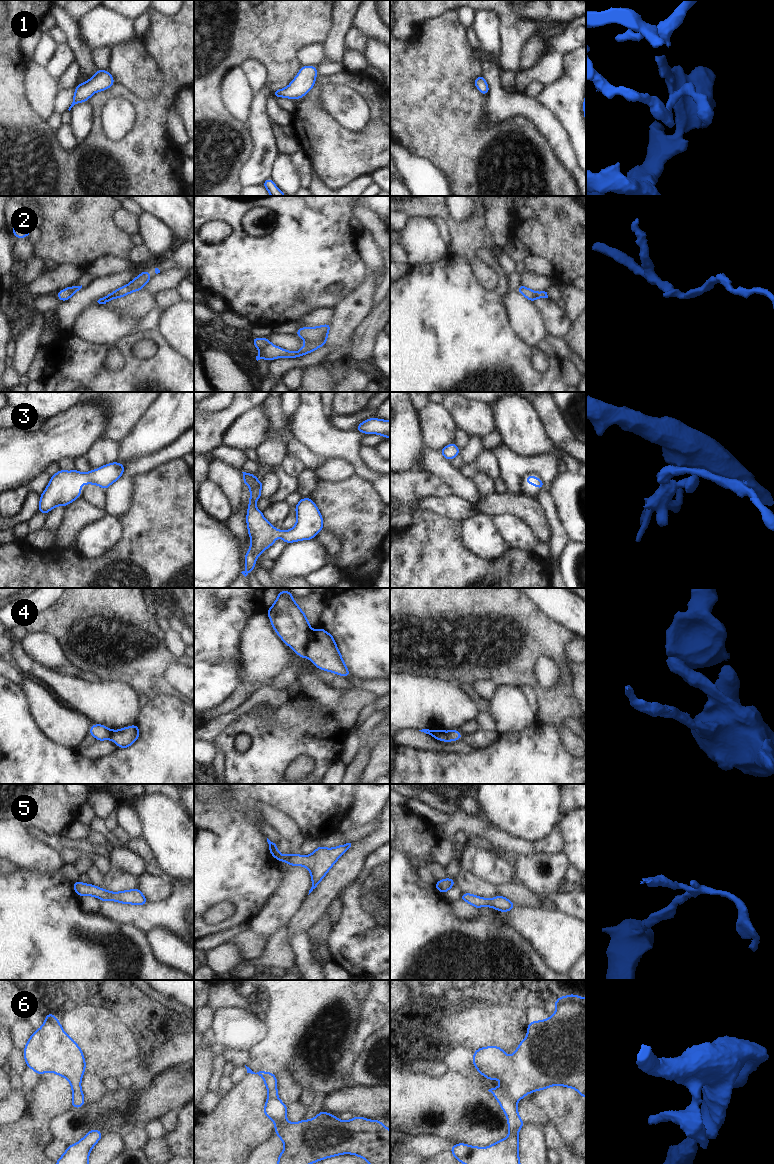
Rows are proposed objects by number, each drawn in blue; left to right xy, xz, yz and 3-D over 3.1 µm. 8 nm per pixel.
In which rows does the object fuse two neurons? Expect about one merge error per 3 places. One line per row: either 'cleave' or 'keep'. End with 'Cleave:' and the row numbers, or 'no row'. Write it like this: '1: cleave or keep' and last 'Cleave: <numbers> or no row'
1: keep
2: keep
3: keep
4: cleave
5: keep
6: keep
Cleave: 4

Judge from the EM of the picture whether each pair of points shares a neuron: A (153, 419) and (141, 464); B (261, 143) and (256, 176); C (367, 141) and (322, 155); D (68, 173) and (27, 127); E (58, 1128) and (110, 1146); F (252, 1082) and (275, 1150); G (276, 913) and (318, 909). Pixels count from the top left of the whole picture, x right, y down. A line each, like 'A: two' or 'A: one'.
A: two
B: one
C: one
D: one
E: two
F: two
G: two

